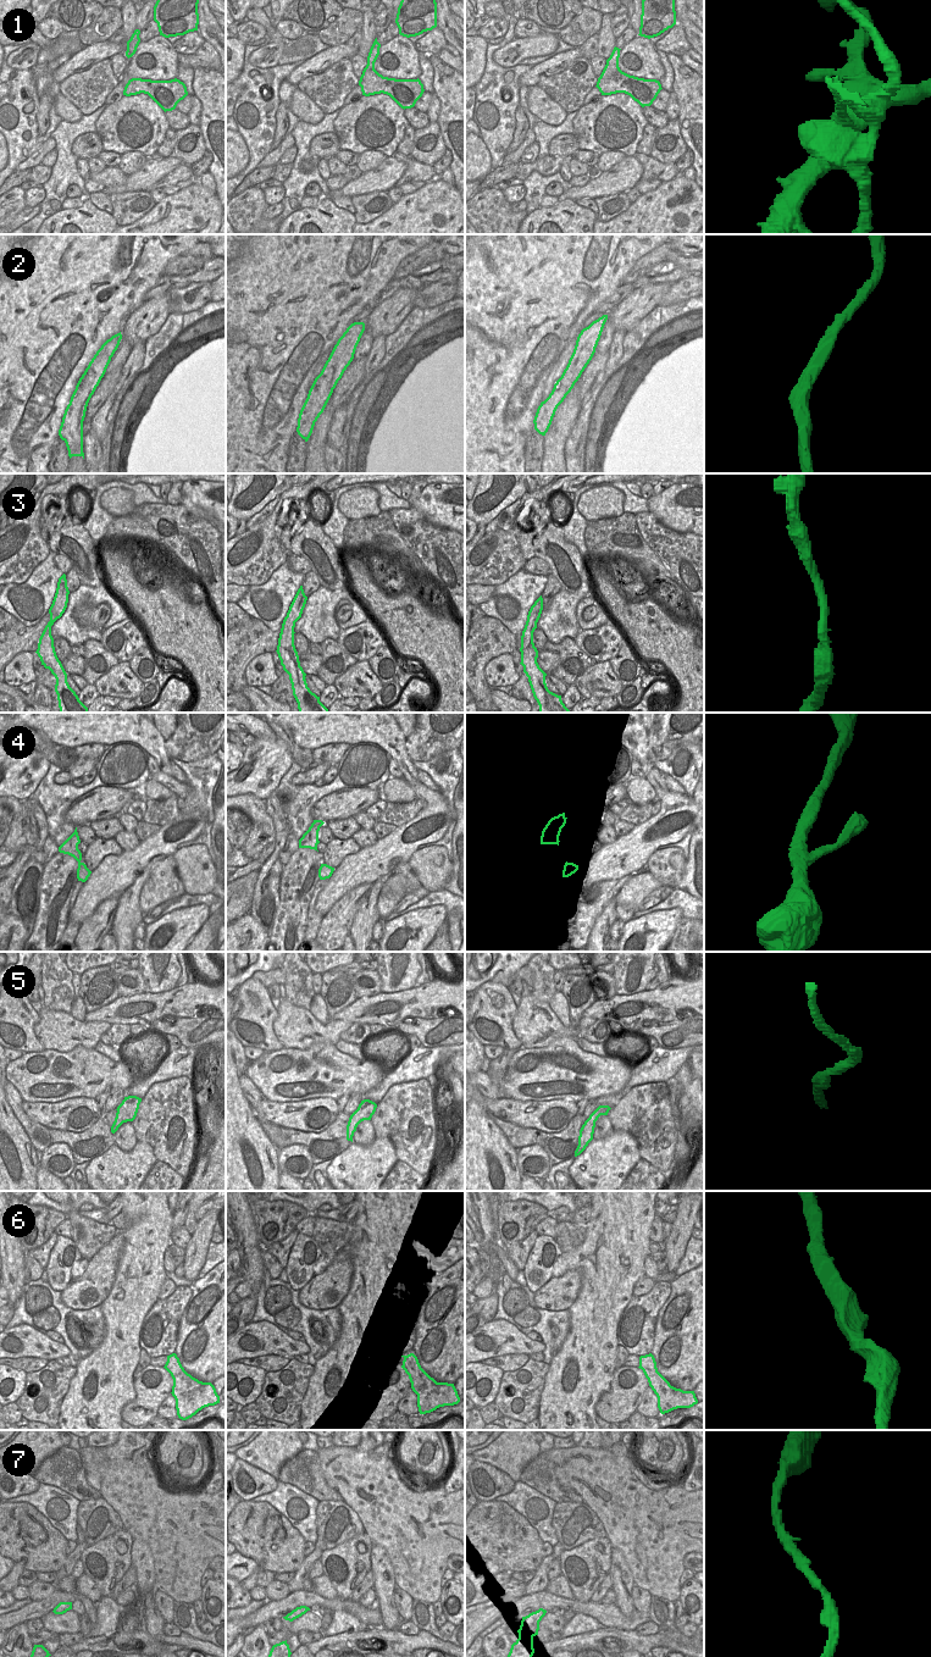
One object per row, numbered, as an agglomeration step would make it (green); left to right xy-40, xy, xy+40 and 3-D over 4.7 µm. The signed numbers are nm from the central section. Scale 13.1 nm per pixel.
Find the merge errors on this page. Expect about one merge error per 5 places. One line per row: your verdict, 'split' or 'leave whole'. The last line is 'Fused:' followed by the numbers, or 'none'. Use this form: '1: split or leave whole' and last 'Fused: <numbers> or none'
1: split
2: leave whole
3: leave whole
4: leave whole
5: leave whole
6: leave whole
7: leave whole
Fused: 1

